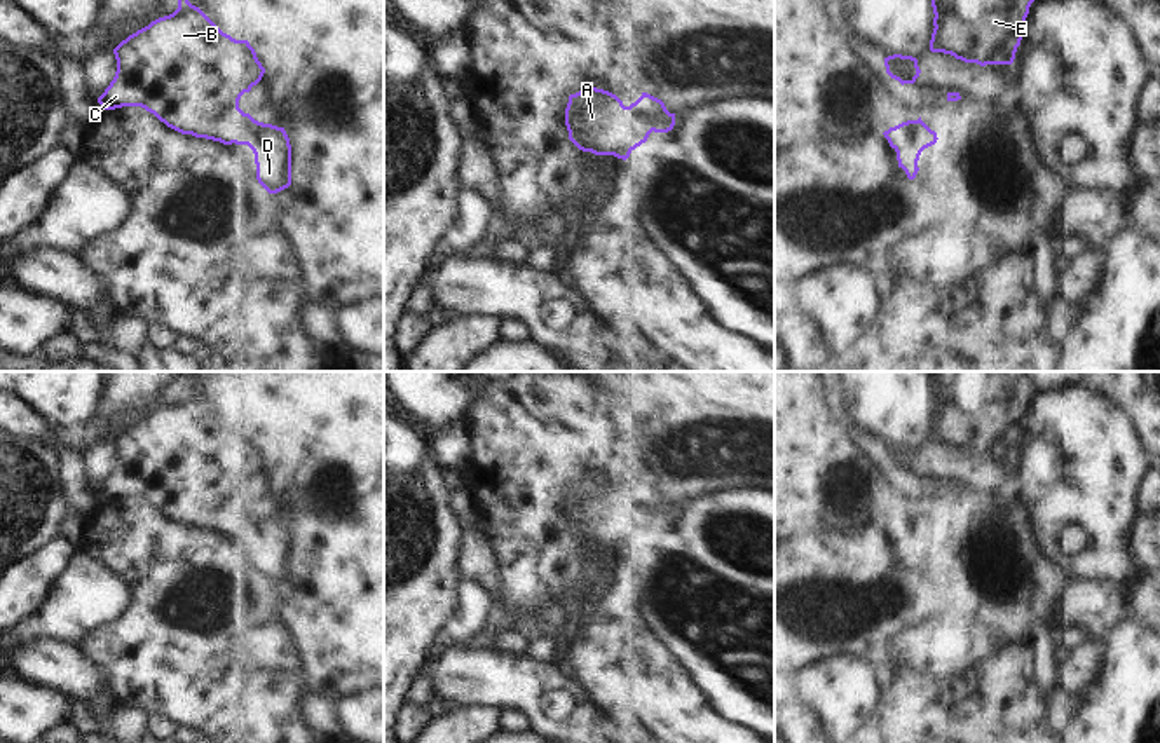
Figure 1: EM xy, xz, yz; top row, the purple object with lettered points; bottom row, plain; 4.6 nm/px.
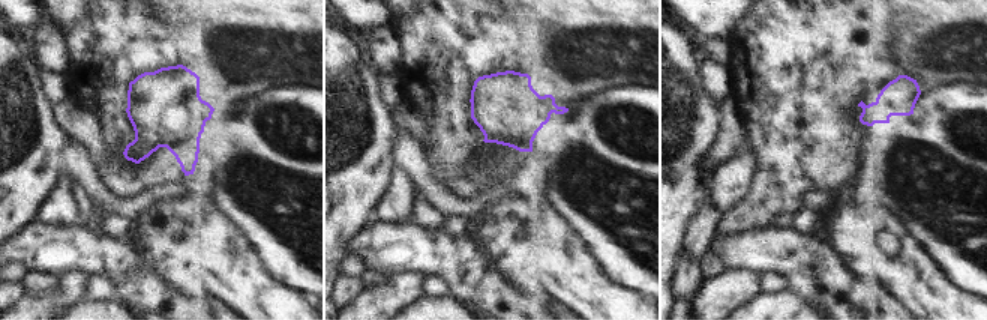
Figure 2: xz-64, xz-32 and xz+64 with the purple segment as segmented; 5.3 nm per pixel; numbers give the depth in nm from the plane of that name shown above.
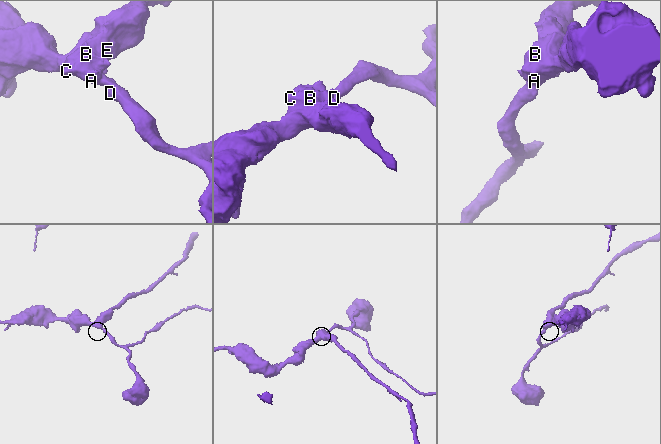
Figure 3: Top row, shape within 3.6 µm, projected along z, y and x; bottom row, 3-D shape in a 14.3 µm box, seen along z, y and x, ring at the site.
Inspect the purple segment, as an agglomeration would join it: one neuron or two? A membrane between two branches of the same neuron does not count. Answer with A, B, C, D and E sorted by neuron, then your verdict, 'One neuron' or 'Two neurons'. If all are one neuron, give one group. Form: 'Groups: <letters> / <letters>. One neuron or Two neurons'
Groups: A B C D E. One neuron

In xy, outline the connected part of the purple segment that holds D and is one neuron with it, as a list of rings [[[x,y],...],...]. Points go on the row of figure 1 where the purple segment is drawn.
[[[178,0],[178,9],[129,35],[113,49],[117,72],[98,98],[103,110],[141,106],[167,127],[220,141],[248,145],[255,153],[256,180],[277,194],[291,185],[291,145],[284,127],[255,120],[239,108],[239,99],[256,85],[265,68],[248,40],[223,33],[199,7]]]

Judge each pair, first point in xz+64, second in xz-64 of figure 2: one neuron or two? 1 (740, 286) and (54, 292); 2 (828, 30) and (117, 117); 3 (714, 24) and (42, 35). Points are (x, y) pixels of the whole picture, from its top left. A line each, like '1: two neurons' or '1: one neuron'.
1: two neurons
2: one neuron
3: two neurons

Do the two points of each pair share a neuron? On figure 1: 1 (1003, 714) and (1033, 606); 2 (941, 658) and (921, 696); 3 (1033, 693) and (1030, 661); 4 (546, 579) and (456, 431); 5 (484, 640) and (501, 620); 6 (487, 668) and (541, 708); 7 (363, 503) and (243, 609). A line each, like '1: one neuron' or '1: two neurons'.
1: two neurons
2: two neurons
3: one neuron
4: two neurons
5: one neuron
6: one neuron
7: two neurons

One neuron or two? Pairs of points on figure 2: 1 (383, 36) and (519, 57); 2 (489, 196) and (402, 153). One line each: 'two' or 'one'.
1: two
2: one

